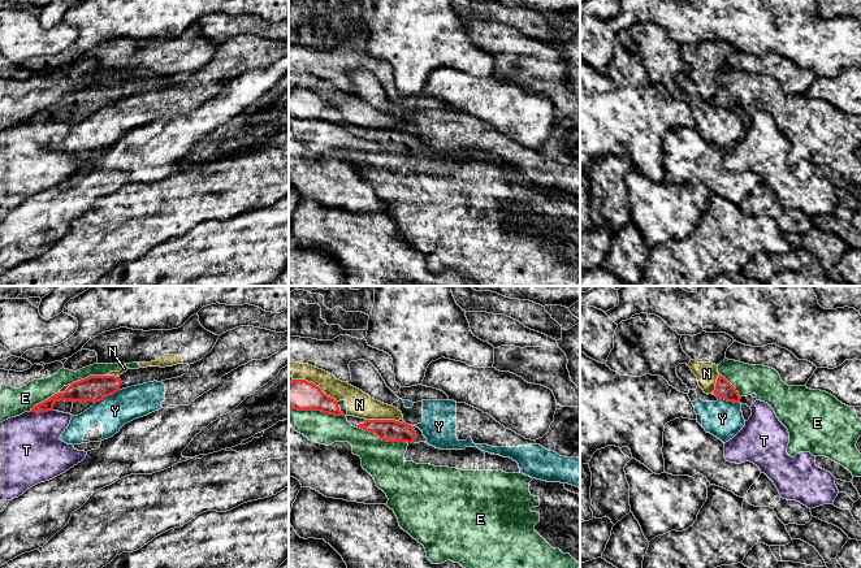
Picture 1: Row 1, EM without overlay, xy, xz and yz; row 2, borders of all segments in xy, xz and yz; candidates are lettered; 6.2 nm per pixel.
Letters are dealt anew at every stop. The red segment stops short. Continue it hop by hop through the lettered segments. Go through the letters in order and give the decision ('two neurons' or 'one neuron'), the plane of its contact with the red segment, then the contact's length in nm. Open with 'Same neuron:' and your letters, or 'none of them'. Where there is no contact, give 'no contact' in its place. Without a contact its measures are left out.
Same neuron: none of them
E: two neurons; meets red in xz; contact 340 nm long
N: two neurons; meets red in xz; contact 320 nm long
T: two neurons; meets red in xy; contact 140 nm long
Y: two neurons; meets red in xy; contact 180 nm long

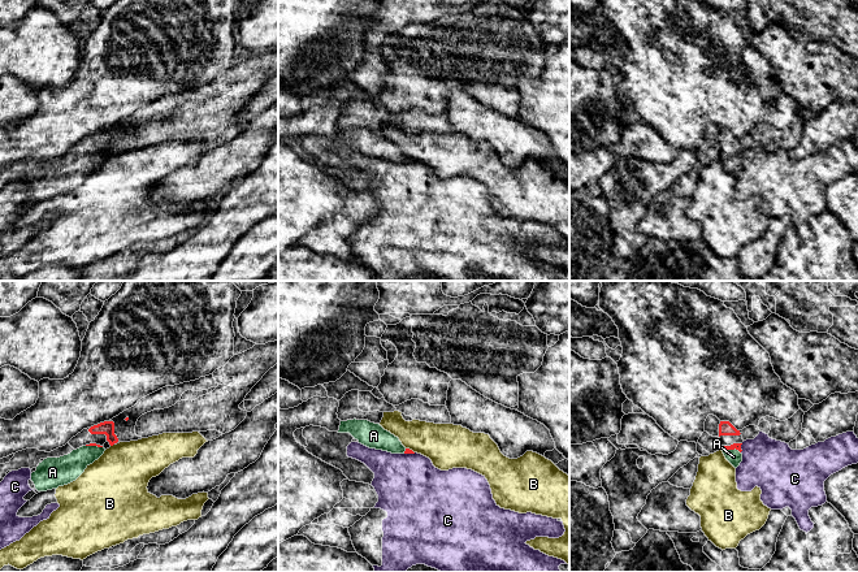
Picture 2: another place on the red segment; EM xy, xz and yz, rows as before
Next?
Same neuron: A
A: one neuron; meets red in yz; contact 120 nm long
B: two neurons; meets red in xy; contact 30 nm long
C: two neurons; meets red in yz; contact 60 nm long

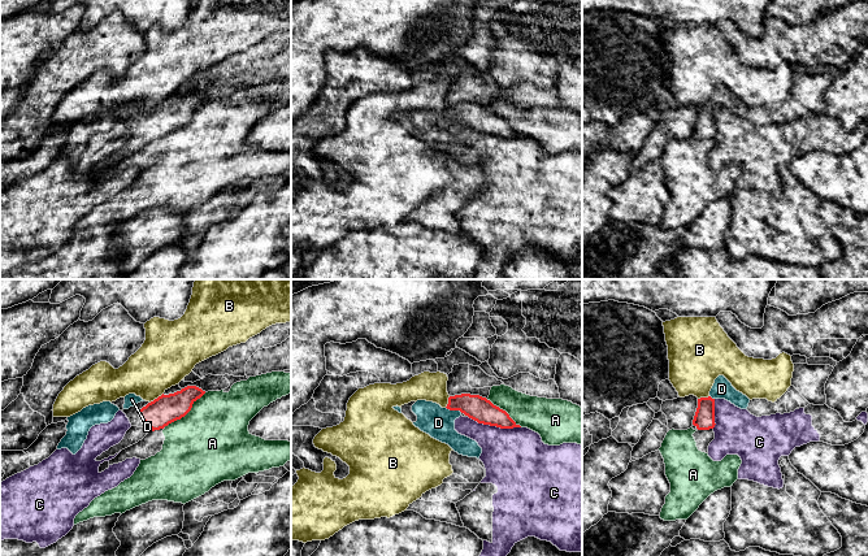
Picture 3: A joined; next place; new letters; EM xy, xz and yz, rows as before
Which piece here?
Same neuron: D
A: two neurons; meets red in xy; contact 340 nm long
B: two neurons; meets red in xy; contact 110 nm long
C: two neurons; meets red in xz; contact 340 nm long
D: one neuron; meets red in xz; contact 110 nm long

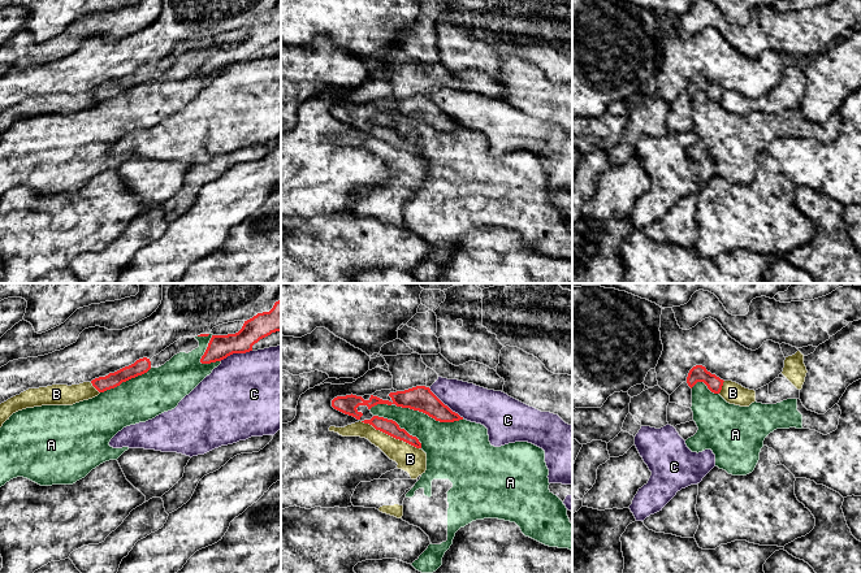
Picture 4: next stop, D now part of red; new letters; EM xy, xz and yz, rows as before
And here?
Same neuron: none of them
A: two neurons; meets red in xz; contact 440 nm long
B: two neurons; meets red in xz; contact 400 nm long
C: two neurons; meets red in xz; contact 300 nm long

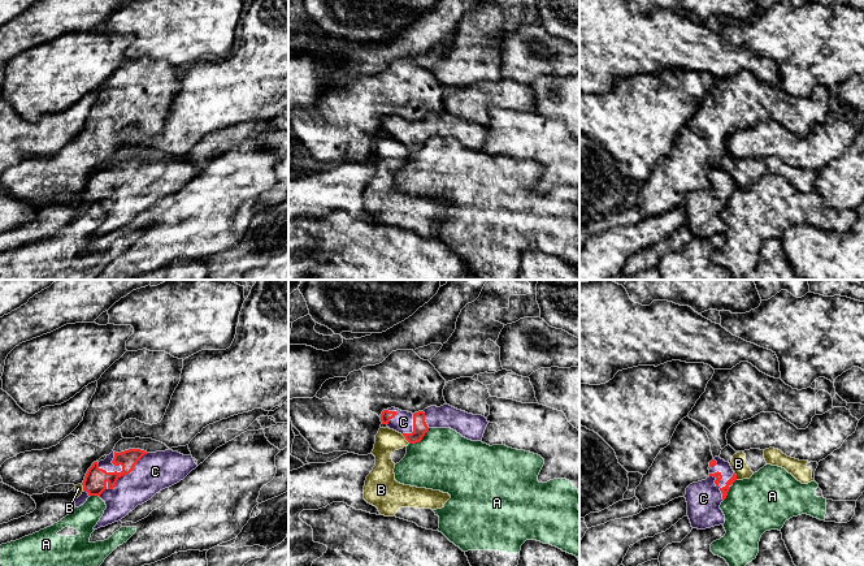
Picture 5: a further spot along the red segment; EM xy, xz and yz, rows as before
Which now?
Same neuron: C
A: two neurons; meets red in xz; contact 160 nm long
B: two neurons; meets red in xz; contact 80 nm long
C: one neuron; meets red in xy; contact 400 nm long

